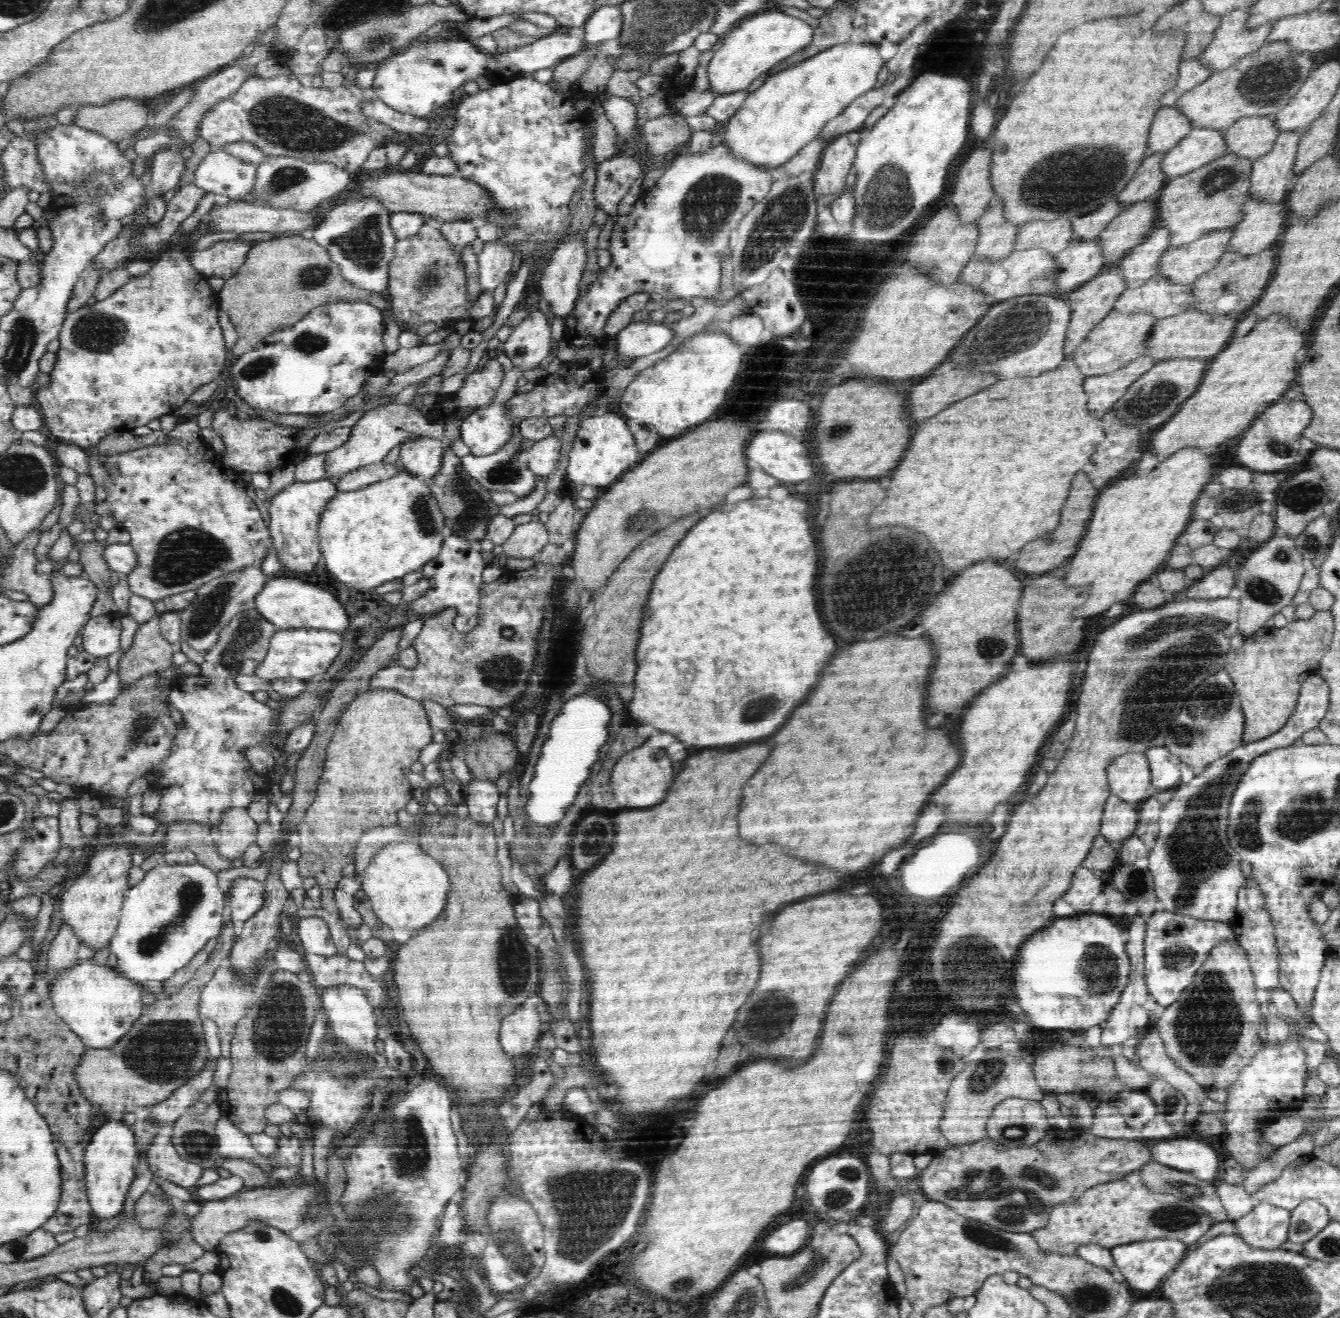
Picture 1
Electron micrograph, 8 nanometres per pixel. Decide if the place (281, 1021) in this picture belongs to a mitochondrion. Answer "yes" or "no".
yes

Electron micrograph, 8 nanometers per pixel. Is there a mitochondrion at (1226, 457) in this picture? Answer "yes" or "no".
no

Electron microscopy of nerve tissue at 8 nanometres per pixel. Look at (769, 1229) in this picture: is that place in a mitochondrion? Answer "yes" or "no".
no

